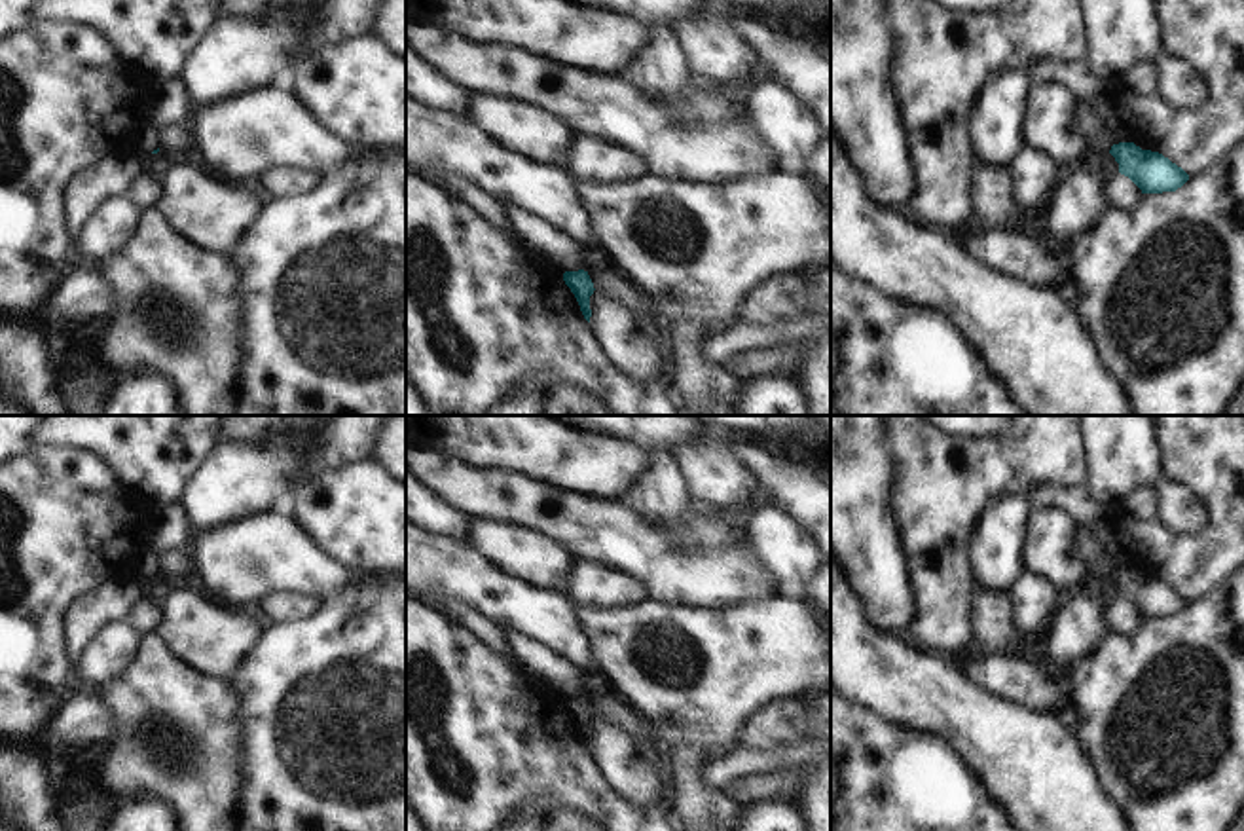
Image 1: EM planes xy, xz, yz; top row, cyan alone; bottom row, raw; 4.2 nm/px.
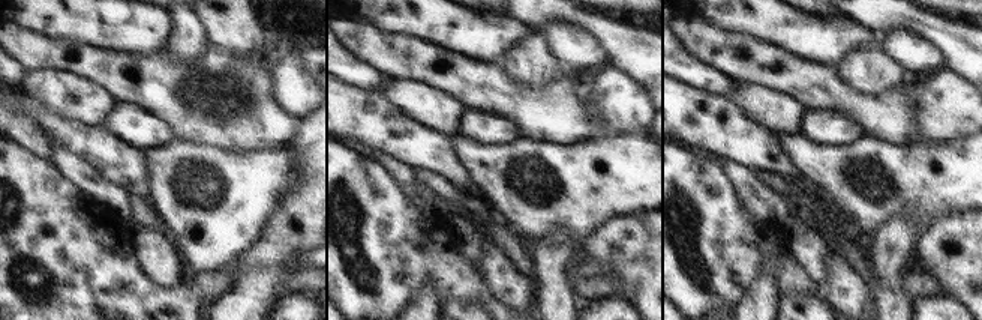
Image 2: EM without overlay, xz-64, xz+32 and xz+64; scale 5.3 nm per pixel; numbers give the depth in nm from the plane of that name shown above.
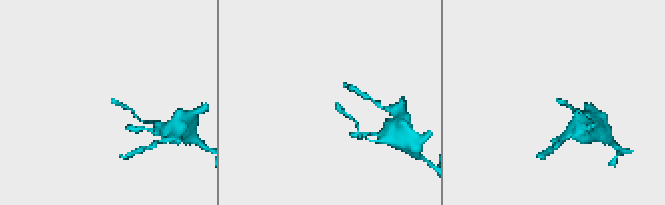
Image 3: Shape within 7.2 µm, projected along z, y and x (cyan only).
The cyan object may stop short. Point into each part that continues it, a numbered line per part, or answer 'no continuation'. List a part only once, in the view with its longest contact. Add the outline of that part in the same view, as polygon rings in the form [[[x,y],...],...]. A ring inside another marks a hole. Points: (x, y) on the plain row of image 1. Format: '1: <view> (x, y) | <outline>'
no continuation

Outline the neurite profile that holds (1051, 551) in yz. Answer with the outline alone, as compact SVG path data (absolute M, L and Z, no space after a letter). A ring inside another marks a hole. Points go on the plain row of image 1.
M1032 508L1024 543L1024 569L1051 581L1060 592L1081 590L1087 563L1077 550L1079 524L1066 508Z

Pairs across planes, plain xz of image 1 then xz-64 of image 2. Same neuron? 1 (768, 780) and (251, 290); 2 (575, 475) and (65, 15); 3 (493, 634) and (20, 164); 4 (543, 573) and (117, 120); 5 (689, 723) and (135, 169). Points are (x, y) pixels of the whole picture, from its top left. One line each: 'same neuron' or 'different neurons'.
1: different neurons
2: same neuron
3: different neurons
4: different neurons
5: different neurons

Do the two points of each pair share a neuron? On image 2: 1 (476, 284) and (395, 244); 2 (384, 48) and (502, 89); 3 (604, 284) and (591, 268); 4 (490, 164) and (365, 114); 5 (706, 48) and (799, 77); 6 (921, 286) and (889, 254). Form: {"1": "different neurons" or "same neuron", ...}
{"1": "same neuron", "2": "same neuron", "3": "different neurons", "4": "different neurons", "5": "same neuron", "6": "different neurons"}

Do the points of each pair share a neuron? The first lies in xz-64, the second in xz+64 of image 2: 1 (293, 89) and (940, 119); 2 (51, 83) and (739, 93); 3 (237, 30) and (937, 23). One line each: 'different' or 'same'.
1: same
2: same
3: different

